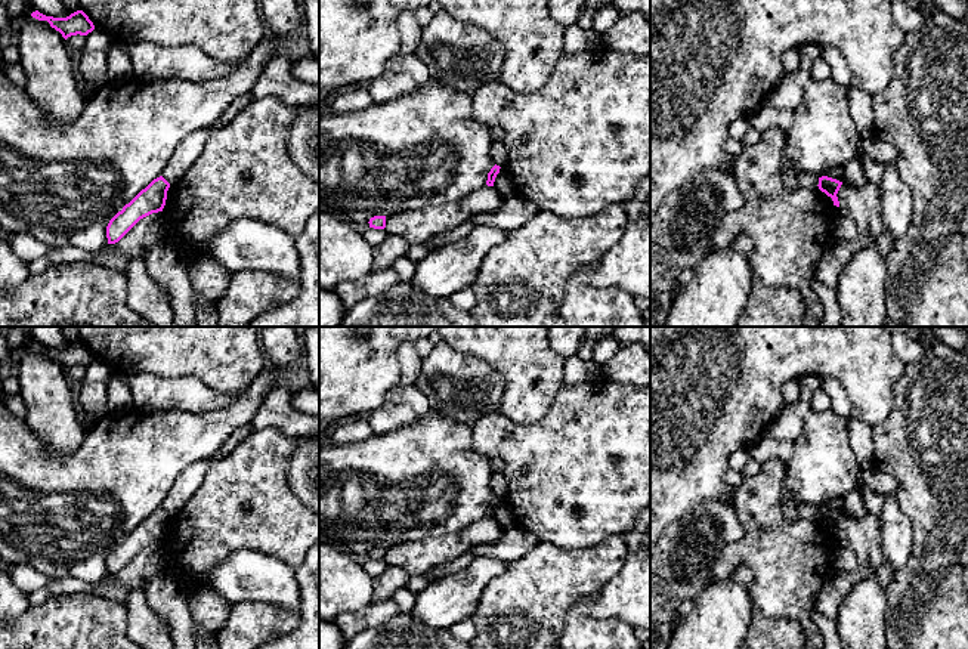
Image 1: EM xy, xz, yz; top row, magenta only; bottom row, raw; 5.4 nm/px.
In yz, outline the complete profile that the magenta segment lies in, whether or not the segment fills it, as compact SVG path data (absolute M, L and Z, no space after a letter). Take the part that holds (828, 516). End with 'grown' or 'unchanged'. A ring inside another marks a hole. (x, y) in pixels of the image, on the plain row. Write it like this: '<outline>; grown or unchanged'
M822 507L822 509L819 509L819 516L817 517L822 523L825 523L828 528L832 529L834 537L839 538L839 532L838 532L836 525L838 525L841 516L842 516L842 513L839 513L836 510Z; unchanged

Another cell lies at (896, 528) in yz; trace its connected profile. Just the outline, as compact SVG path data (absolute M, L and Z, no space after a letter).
M894 492L884 495L882 512L878 517L884 560L897 571L899 562L903 565L909 562L913 543L912 520L897 504Z

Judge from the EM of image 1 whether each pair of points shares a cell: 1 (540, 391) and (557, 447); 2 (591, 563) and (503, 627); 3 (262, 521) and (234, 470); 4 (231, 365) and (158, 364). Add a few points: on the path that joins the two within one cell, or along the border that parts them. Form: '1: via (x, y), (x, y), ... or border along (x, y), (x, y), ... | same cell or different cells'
1: border along (563, 383), (550, 408), (538, 420), (515, 423) | different cells
2: via (569, 574), (553, 578), (525, 606) | same cell
3: via (256, 509), (246, 498), (246, 482) | same cell
4: via (213, 364), (176, 364) | same cell

